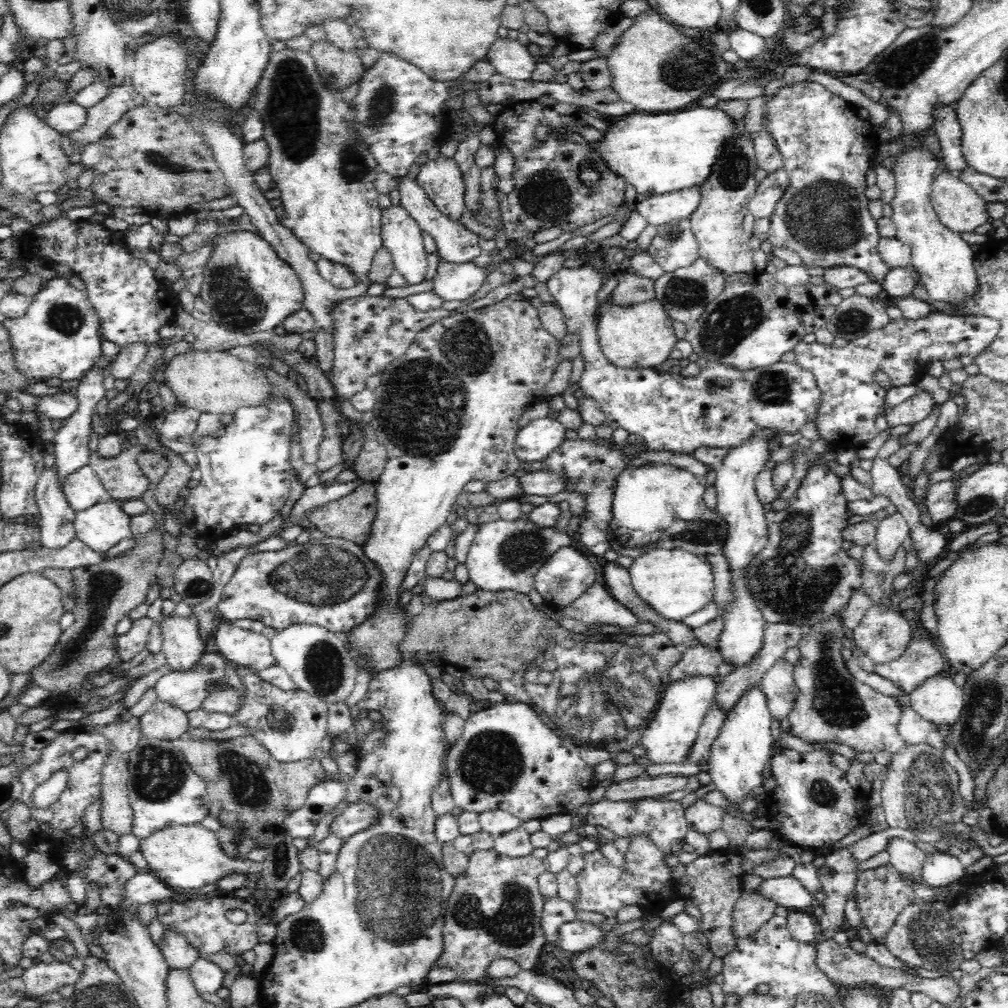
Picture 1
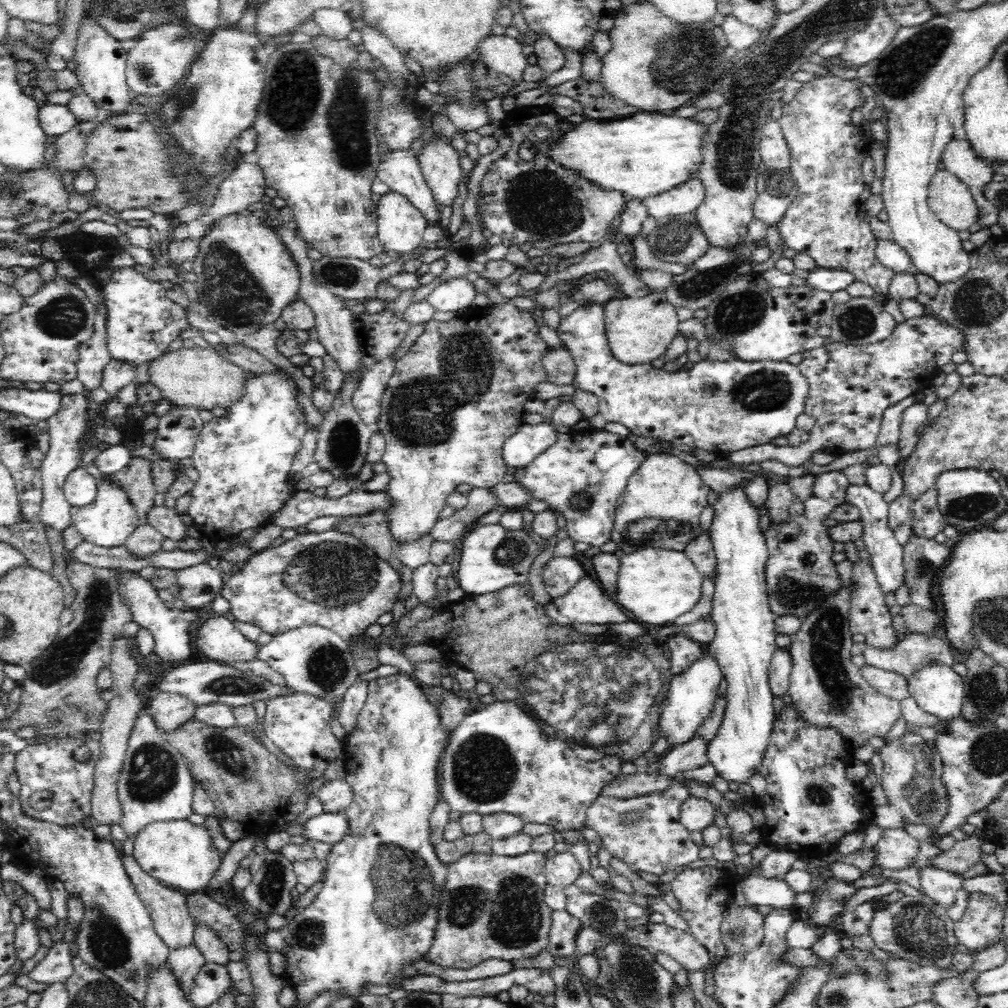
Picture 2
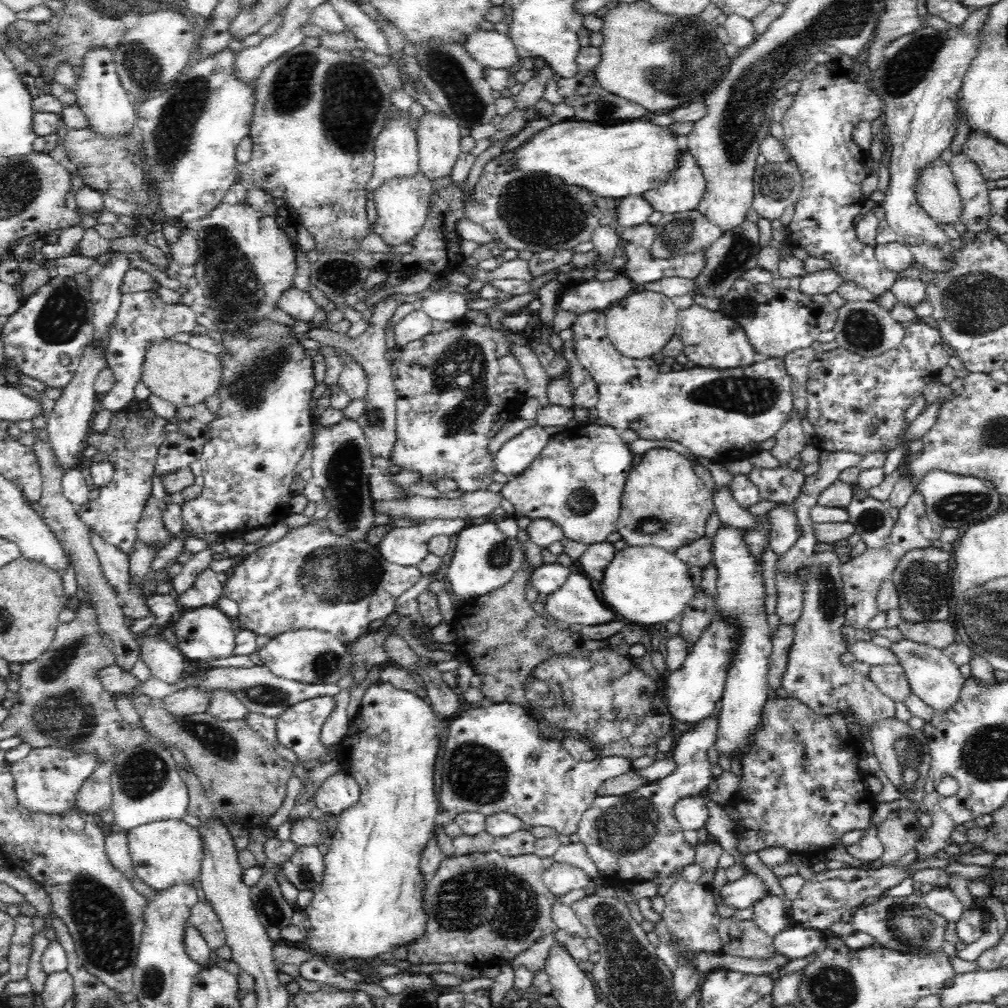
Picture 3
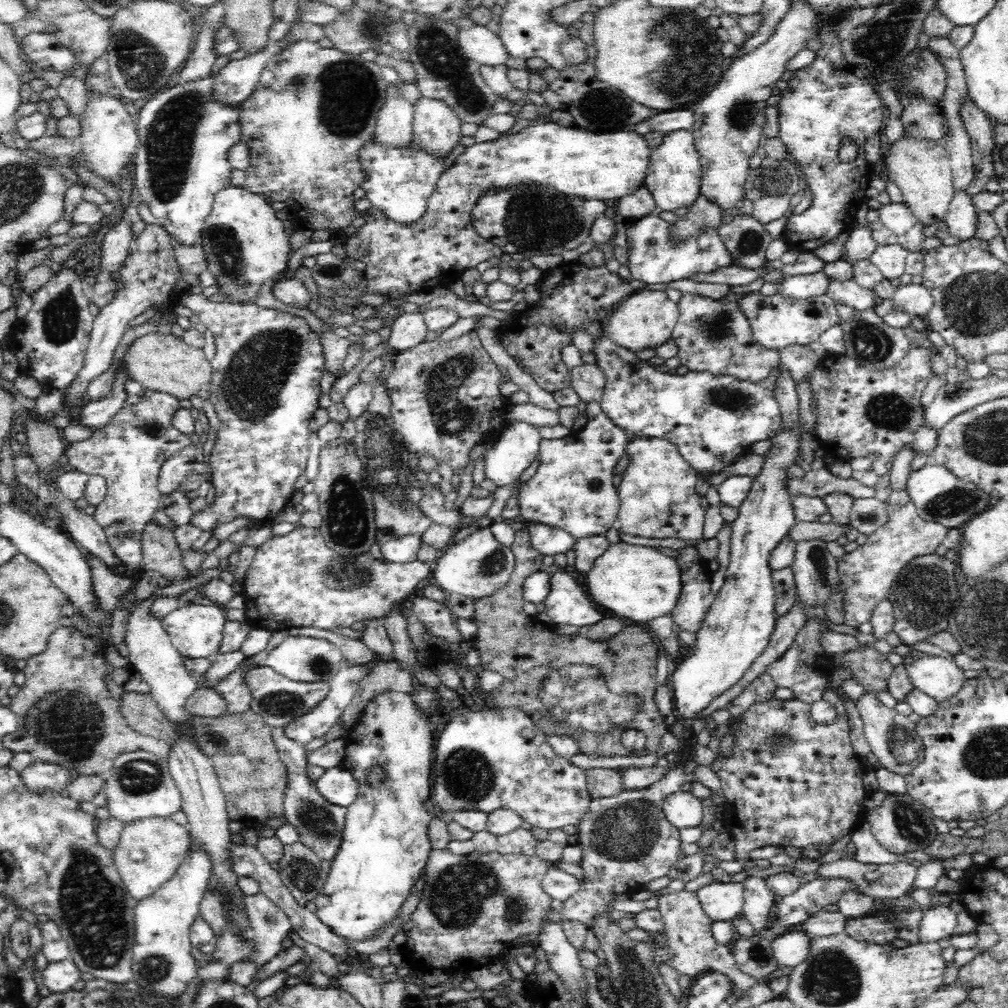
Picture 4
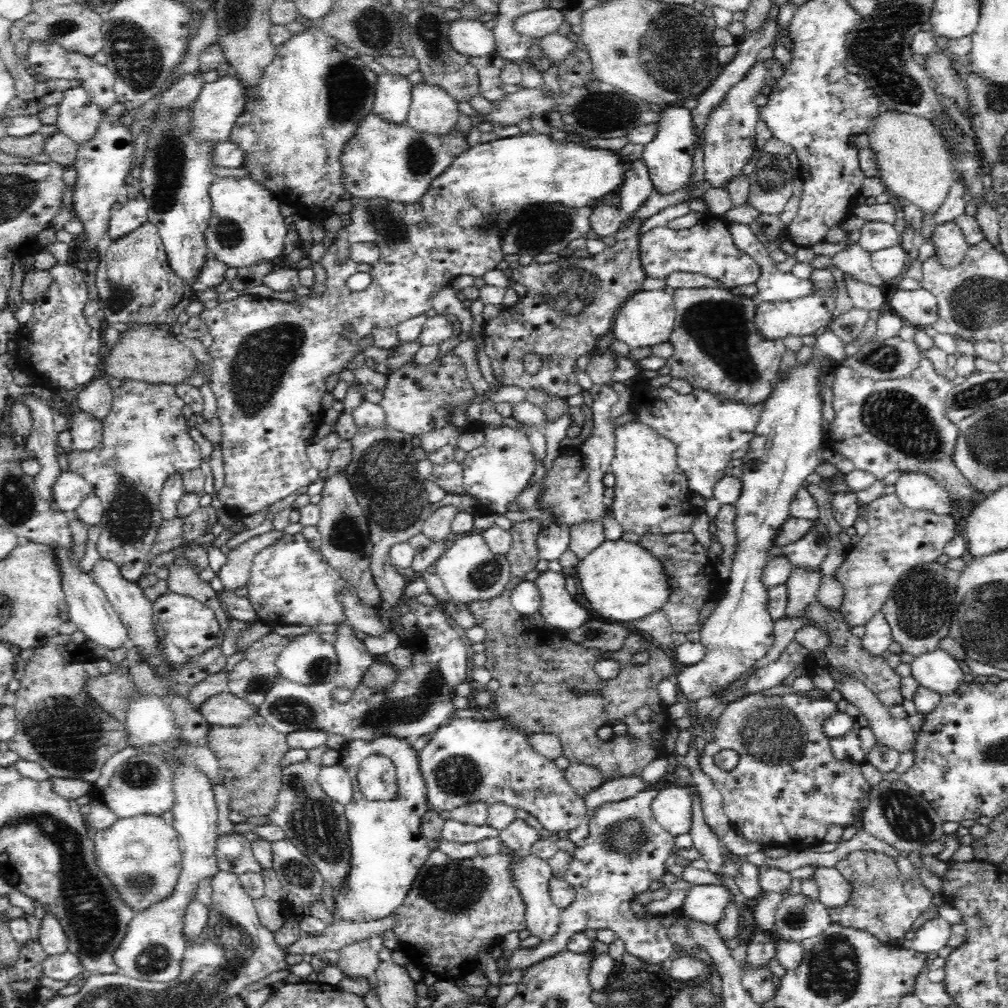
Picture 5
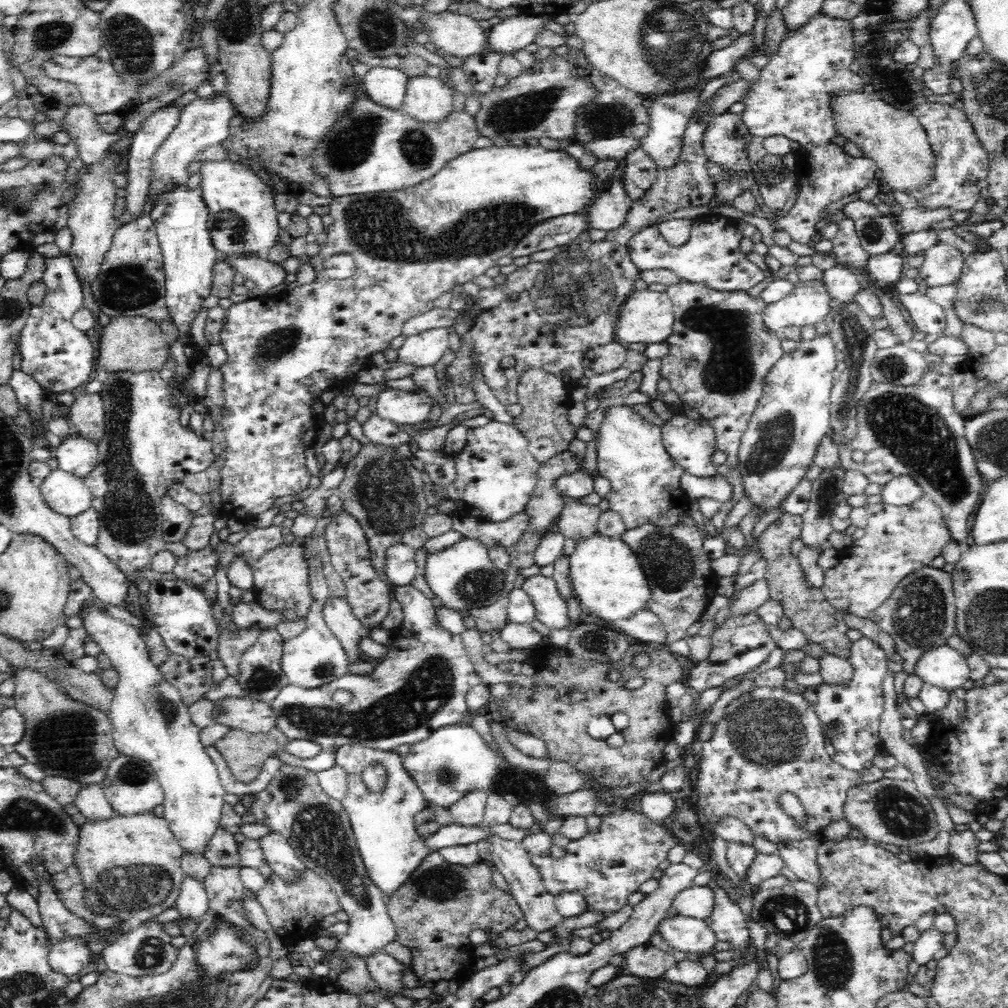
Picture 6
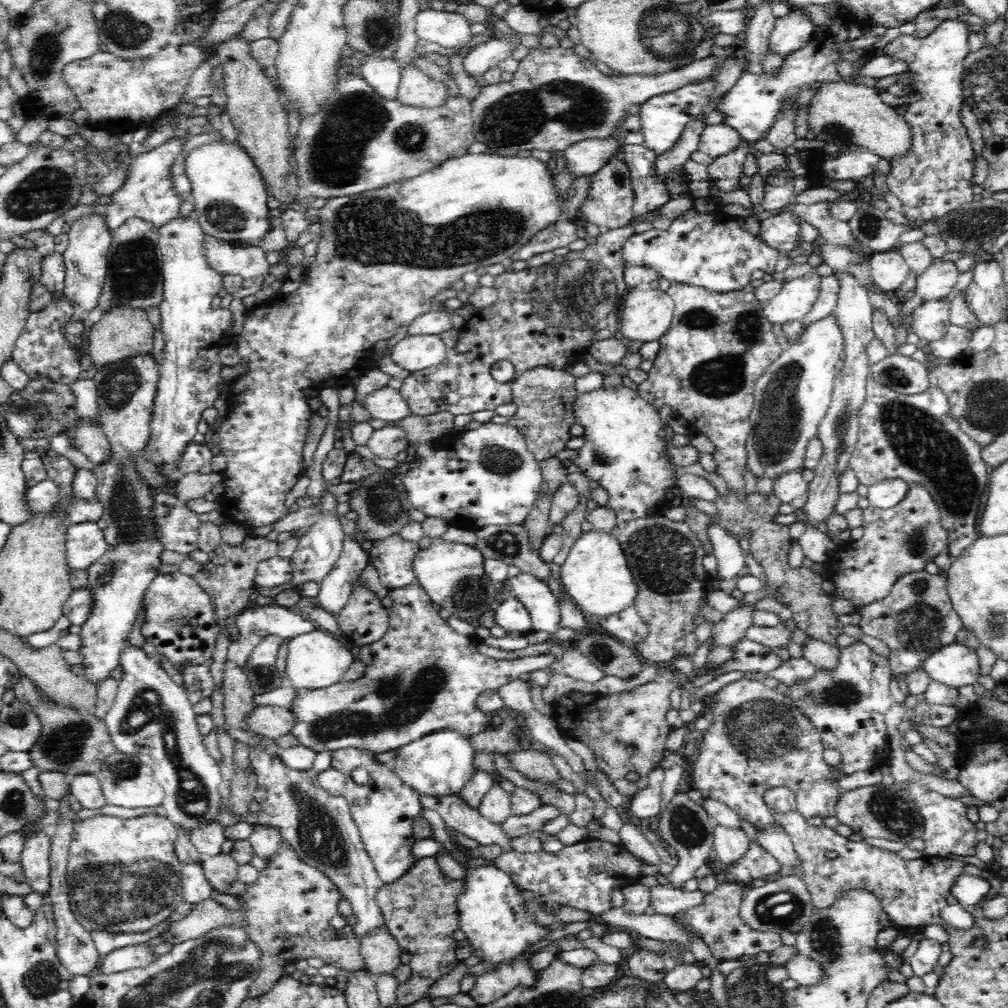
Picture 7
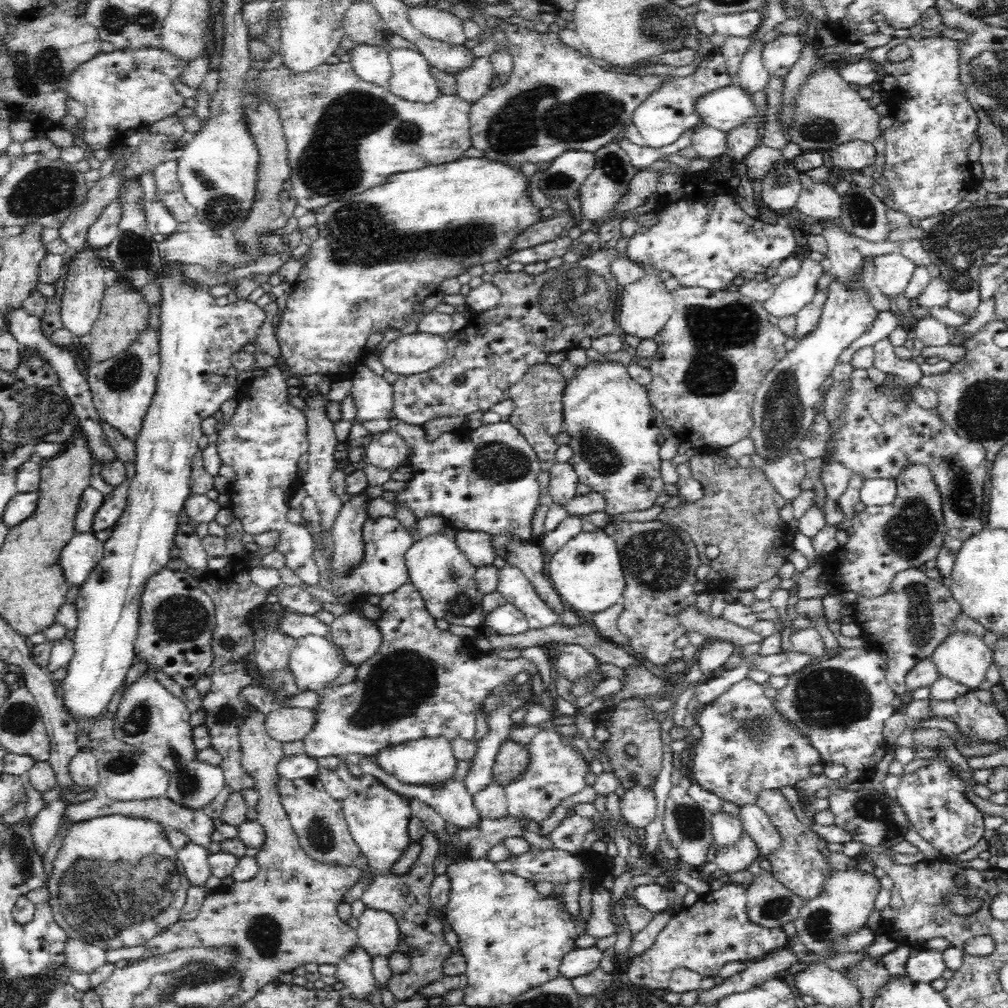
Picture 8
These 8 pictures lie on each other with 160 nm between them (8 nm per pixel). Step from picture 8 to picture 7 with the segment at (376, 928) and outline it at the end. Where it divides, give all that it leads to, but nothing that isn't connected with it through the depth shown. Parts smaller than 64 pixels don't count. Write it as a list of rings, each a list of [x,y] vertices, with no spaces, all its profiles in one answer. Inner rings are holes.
[[[388,928],[373,929],[361,940],[361,953],[364,957],[365,969],[373,974],[393,974],[400,966],[400,954],[396,940],[388,933]]]

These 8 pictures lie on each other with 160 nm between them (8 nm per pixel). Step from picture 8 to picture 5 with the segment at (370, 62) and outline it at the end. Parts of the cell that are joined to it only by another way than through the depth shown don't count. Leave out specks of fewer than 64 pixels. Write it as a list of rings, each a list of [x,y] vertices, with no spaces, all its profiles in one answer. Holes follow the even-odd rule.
[[[387,72],[378,75],[376,82],[374,115],[388,123],[407,123],[411,104],[412,83],[404,76]]]

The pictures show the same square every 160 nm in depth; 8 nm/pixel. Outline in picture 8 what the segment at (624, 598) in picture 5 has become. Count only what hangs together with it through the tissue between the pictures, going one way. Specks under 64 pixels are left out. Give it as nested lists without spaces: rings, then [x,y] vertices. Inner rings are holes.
[[[605,529],[591,532],[580,531],[564,546],[550,556],[548,580],[560,594],[562,603],[574,608],[579,615],[590,616],[596,612],[614,607],[624,595],[624,567],[614,537]]]

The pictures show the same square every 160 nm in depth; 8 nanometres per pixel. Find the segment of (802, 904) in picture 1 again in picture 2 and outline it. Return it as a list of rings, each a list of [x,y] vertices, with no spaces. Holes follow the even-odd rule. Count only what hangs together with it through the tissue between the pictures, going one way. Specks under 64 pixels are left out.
[[[753,873],[742,877],[737,887],[742,887],[748,905],[796,907],[796,893],[782,878],[762,878]]]

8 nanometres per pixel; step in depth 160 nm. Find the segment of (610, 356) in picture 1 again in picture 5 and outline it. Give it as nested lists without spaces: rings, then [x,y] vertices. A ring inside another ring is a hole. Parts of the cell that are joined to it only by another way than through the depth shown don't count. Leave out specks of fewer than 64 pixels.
[[[664,289],[640,290],[634,293],[621,307],[612,326],[612,337],[624,342],[630,349],[652,347],[669,341],[675,328],[675,302],[672,294]]]

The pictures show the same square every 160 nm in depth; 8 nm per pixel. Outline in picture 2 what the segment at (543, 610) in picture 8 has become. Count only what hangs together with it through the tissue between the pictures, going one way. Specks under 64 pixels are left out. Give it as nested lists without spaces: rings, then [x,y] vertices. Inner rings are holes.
[[[584,576],[572,587],[566,595],[561,595],[559,598],[552,600],[560,614],[566,616],[570,622],[599,625],[615,625],[628,622],[628,615],[624,614],[624,610],[620,609],[620,605],[612,602],[608,594],[603,591],[598,580],[594,581],[594,579]]]

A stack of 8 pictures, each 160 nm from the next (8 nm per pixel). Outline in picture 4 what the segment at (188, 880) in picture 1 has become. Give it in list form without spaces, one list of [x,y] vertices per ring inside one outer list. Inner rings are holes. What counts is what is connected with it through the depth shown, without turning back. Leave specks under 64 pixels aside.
[[[144,818],[125,825],[113,852],[116,866],[125,888],[138,902],[152,896],[164,883],[174,877],[180,864],[189,854],[190,837],[187,826],[180,826],[170,818]]]

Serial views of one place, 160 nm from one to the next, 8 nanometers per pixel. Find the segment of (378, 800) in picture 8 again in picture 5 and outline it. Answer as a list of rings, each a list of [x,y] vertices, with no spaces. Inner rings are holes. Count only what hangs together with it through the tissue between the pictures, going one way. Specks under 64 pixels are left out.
[[[390,736],[374,741],[348,741],[339,753],[339,764],[348,771],[353,786],[352,801],[345,806],[352,868],[348,874],[348,884],[333,896],[335,908],[331,914],[335,920],[343,918],[356,922],[389,917],[404,902],[408,890],[431,854],[428,840],[421,836],[422,820],[429,812],[429,807],[418,751],[412,749],[406,739]],[[370,754],[387,756],[396,765],[398,794],[394,800],[370,801],[361,793],[357,779],[359,764]]]

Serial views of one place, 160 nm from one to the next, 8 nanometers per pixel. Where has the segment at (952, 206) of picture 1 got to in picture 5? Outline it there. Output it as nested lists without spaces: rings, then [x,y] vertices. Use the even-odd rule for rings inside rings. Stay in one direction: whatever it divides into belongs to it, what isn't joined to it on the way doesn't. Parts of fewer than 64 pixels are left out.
[[[883,108],[880,114],[873,116],[873,122],[865,132],[869,136],[869,148],[875,153],[880,182],[886,184],[897,198],[908,200],[923,212],[919,233],[930,239],[936,228],[936,219],[932,214],[938,212],[952,184],[948,151],[936,133],[936,127],[926,118]]]

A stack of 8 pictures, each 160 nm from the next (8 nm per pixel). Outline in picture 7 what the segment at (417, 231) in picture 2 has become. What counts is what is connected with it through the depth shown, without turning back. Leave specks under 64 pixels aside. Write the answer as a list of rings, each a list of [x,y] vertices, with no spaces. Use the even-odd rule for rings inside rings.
[[[341,59],[336,66],[332,94],[314,114],[302,116],[295,136],[297,198],[307,200],[309,196],[316,196],[319,204],[331,198],[384,188],[388,184],[424,174],[449,158],[468,154],[468,148],[477,141],[471,110],[471,101],[462,95],[448,96],[440,106],[424,108],[404,106],[397,98],[382,98],[360,74],[356,74],[351,64]]]

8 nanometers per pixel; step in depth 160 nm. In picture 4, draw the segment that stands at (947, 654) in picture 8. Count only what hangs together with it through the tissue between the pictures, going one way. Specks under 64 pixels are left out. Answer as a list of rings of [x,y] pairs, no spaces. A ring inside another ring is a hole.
[[[910,649],[903,656],[903,665],[913,688],[938,702],[952,698],[967,679],[953,659],[928,655],[916,649]]]

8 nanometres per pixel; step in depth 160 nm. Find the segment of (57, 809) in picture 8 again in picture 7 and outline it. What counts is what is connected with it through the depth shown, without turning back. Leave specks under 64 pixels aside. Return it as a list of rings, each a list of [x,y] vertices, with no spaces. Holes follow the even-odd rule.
[[[35,831],[25,841],[20,858],[21,865],[33,892],[48,896],[51,889],[50,859],[51,837],[42,831]]]

